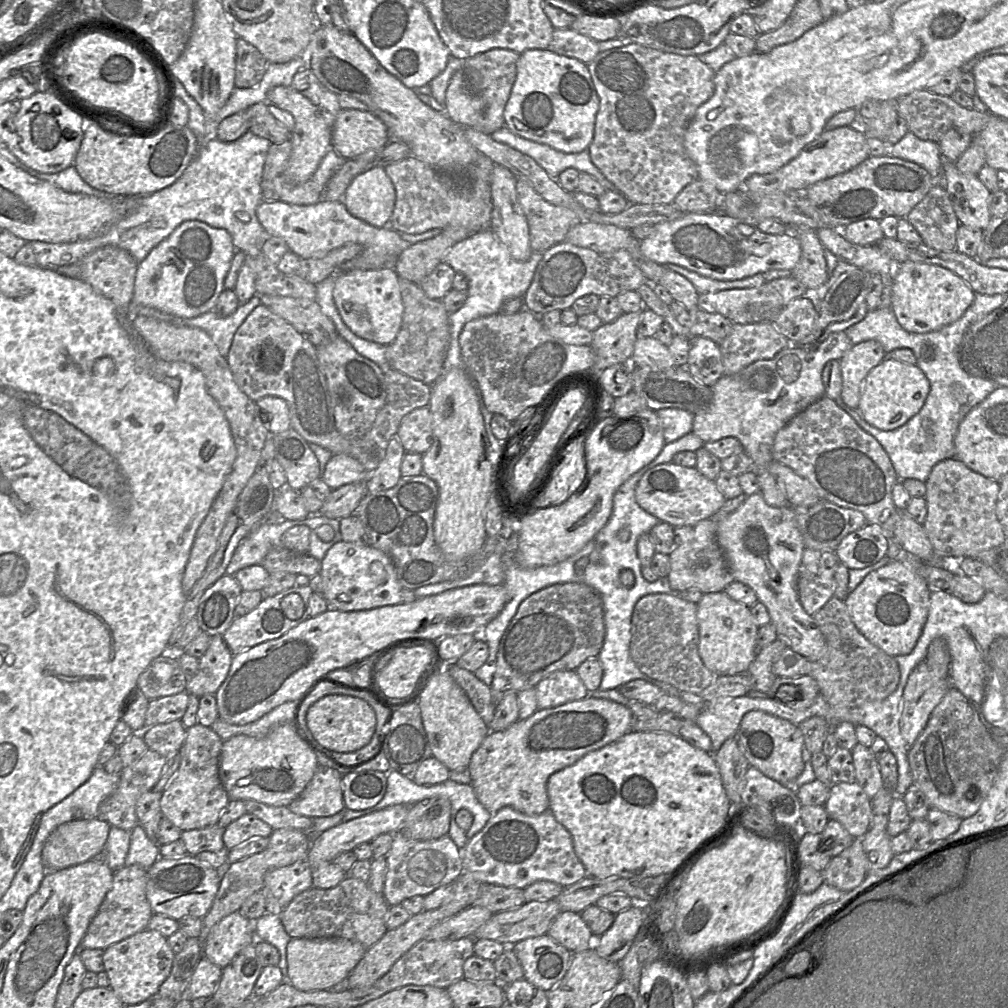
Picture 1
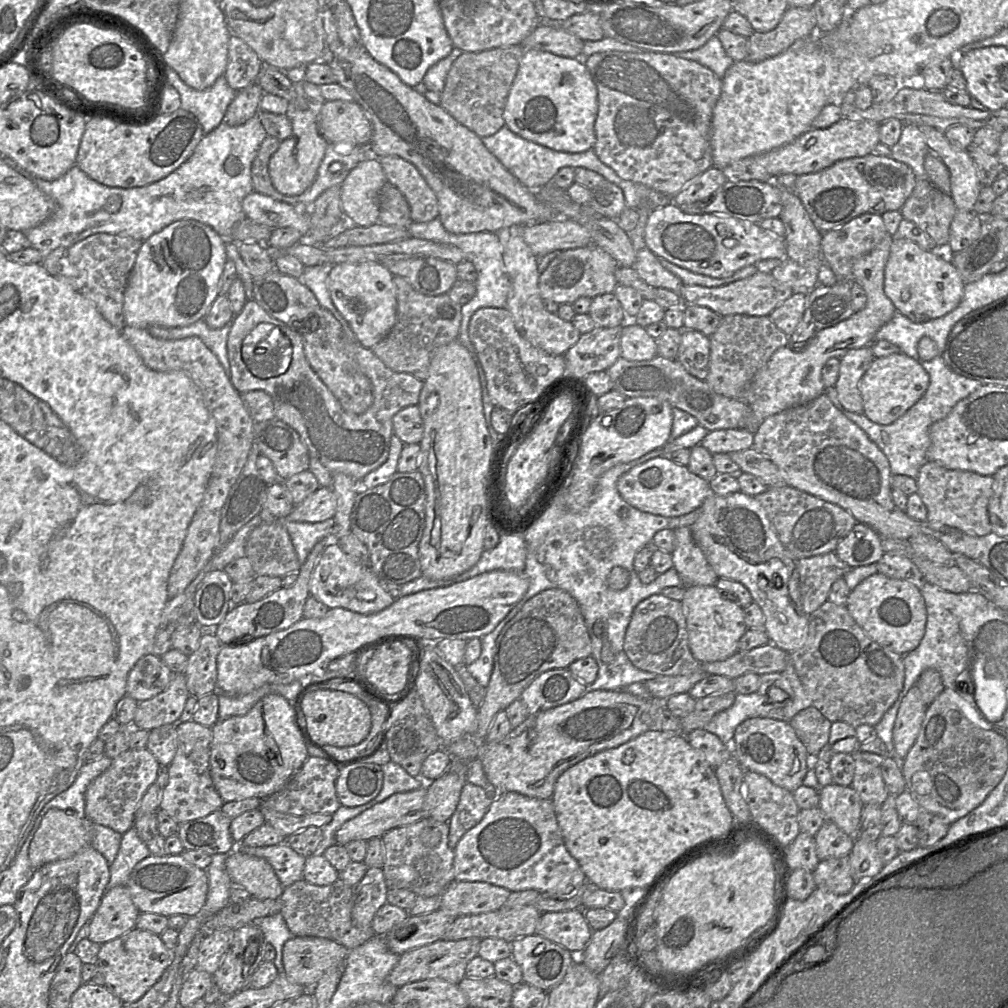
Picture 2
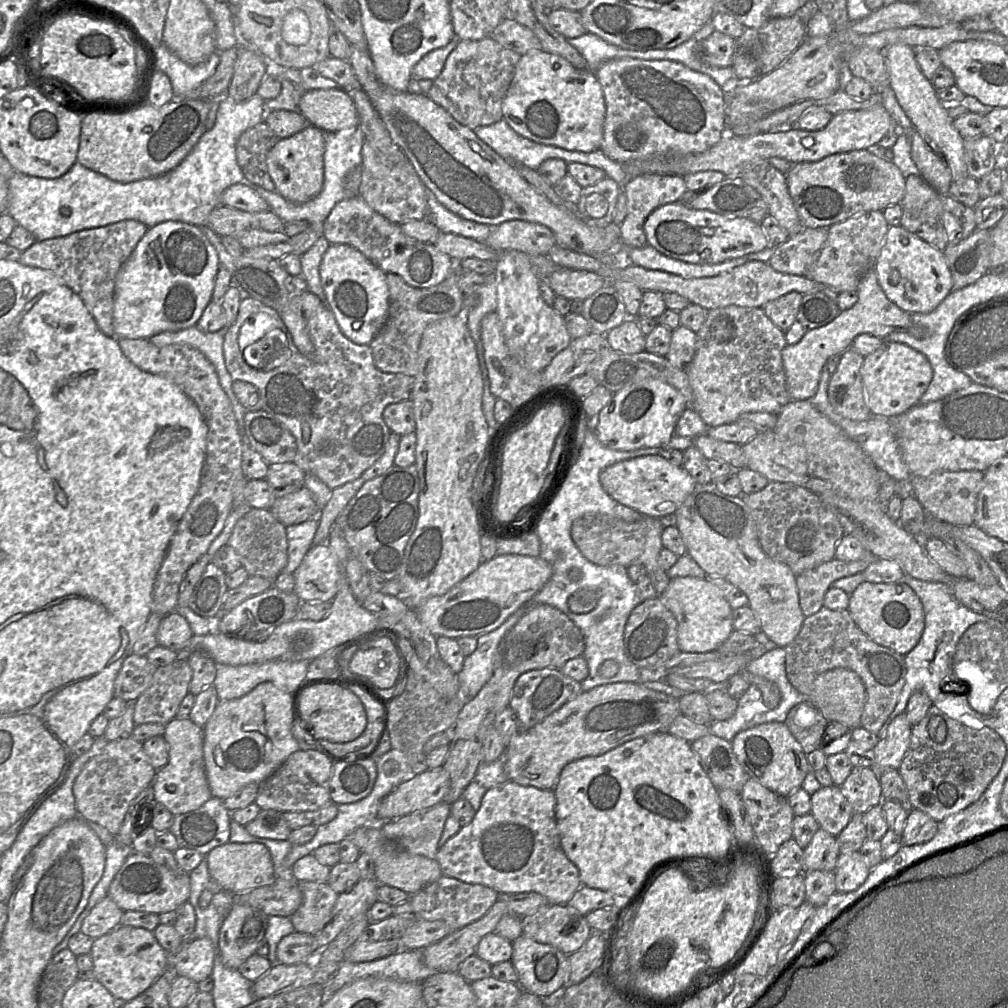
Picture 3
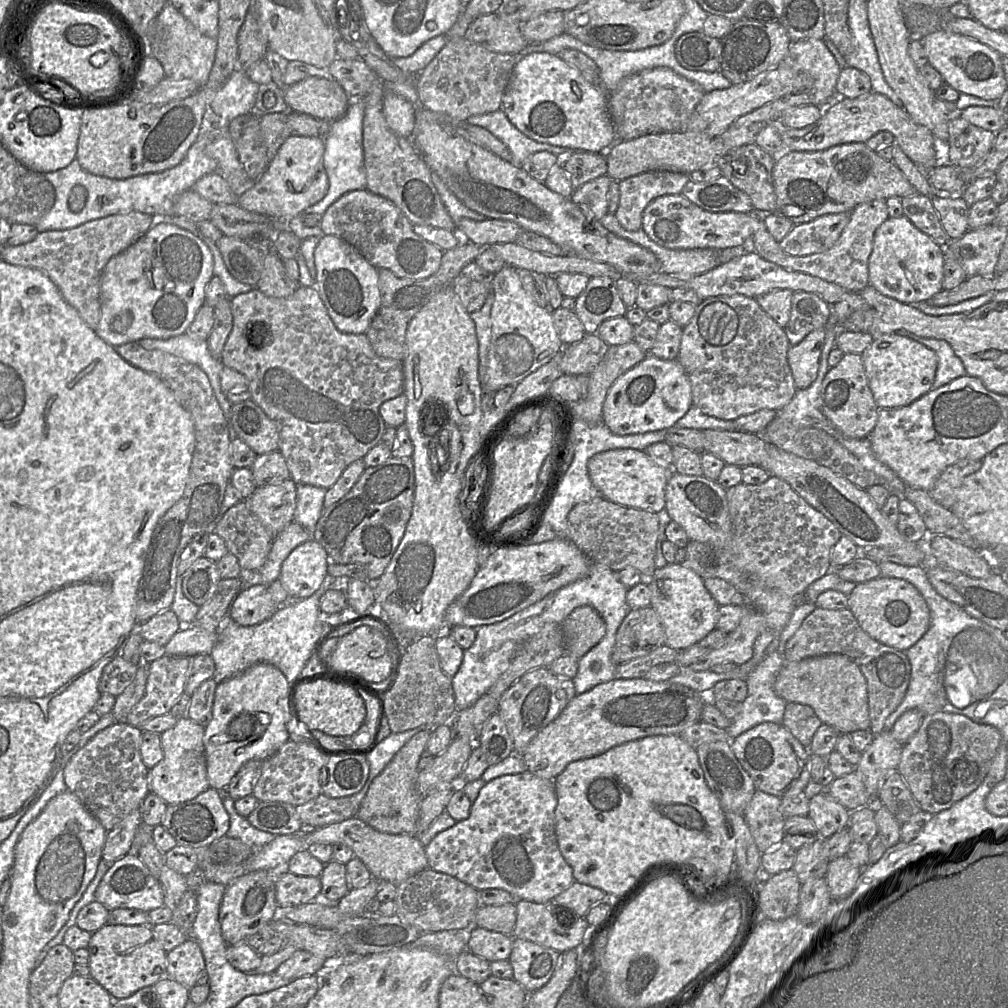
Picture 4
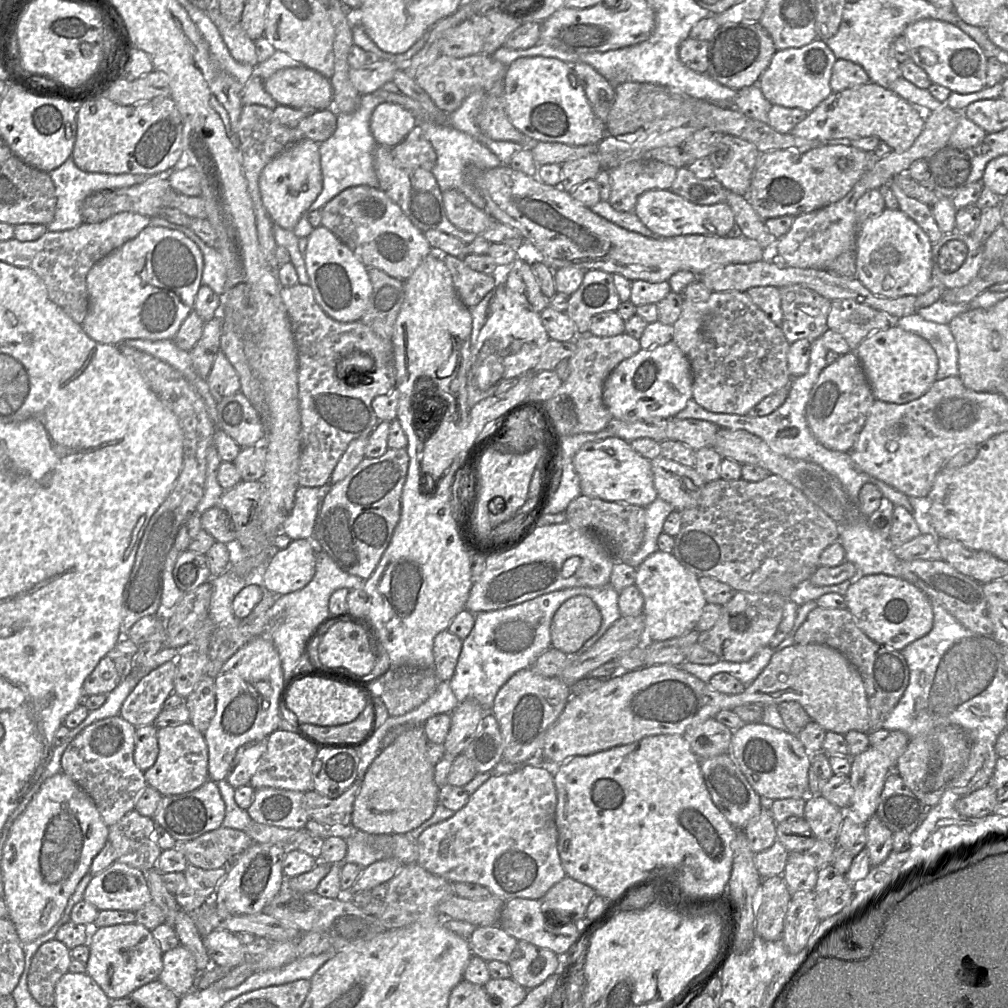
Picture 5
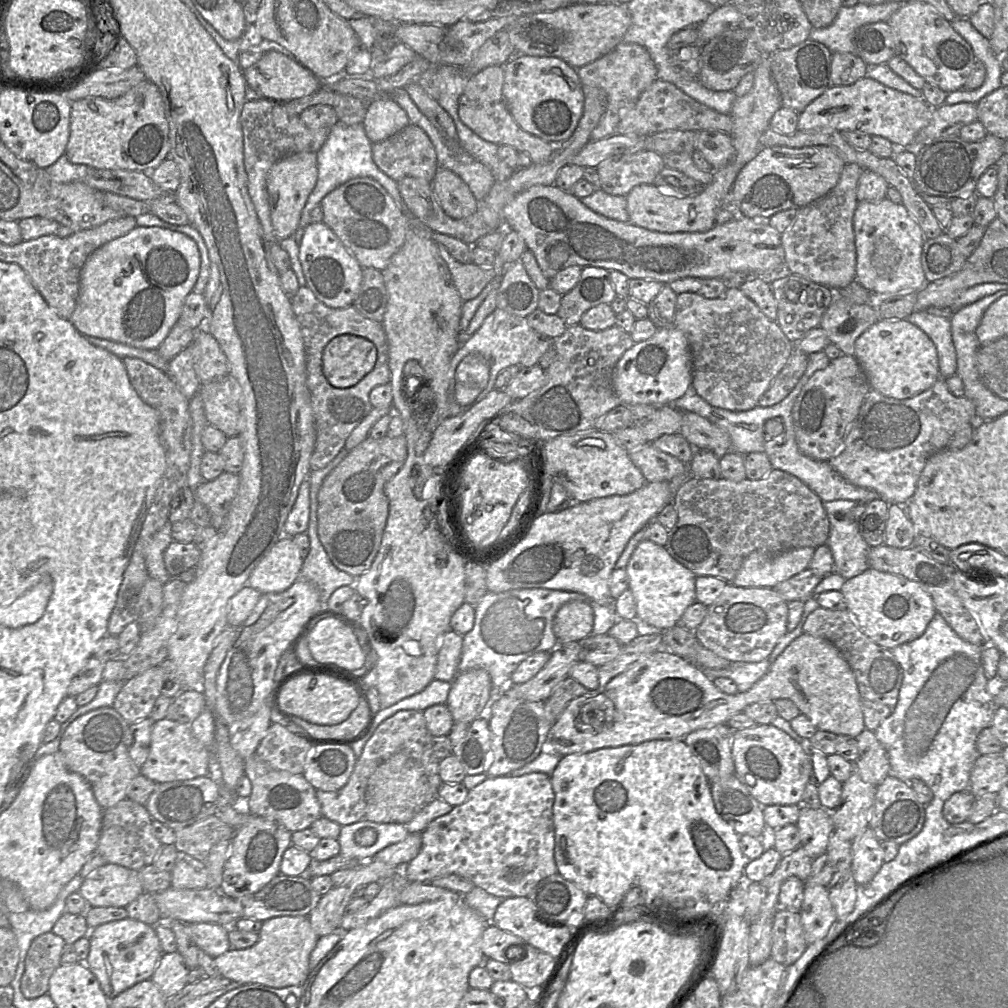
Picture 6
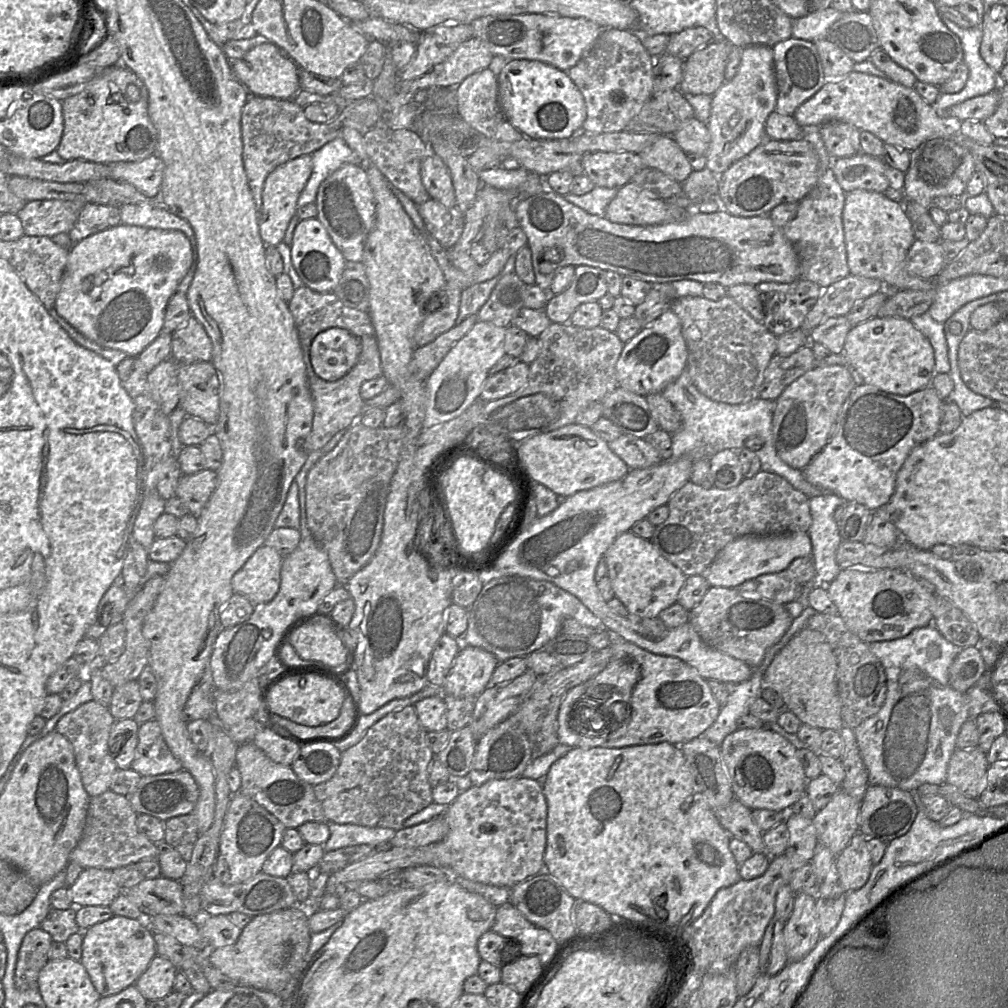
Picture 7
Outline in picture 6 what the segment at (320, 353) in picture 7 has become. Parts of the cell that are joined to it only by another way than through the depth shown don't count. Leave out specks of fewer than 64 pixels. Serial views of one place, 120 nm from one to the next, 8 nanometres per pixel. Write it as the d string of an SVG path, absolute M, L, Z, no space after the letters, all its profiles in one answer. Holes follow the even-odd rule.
M342 334L334 337L322 353L322 370L335 388L356 385L375 366L377 351L374 344L362 337Z

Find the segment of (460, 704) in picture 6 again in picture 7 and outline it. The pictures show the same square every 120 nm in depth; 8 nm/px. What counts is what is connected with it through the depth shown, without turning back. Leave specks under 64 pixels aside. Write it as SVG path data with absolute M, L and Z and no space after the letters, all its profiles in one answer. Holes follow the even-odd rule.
M462 646L443 684L445 694L456 698L478 697L489 686L498 664L488 651Z

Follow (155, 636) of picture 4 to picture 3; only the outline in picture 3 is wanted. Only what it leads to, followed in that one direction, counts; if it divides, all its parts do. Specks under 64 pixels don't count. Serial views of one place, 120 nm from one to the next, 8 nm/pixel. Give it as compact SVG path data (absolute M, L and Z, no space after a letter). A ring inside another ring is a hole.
M177 611L163 616L157 630L158 645L183 653L193 636L187 620Z

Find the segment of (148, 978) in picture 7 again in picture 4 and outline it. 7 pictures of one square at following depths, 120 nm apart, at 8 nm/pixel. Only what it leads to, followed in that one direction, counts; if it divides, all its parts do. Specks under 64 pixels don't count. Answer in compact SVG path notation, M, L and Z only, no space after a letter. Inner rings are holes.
M192 937L167 953L166 976L189 990L196 985L203 971L204 957L199 944Z

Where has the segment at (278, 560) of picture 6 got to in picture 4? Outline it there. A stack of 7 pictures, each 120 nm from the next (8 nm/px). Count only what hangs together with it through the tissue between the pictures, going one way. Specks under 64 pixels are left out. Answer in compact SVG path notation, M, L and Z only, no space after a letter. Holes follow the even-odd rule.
M314 539L297 546L282 563L278 578L290 600L314 594L328 575L328 563L325 549Z

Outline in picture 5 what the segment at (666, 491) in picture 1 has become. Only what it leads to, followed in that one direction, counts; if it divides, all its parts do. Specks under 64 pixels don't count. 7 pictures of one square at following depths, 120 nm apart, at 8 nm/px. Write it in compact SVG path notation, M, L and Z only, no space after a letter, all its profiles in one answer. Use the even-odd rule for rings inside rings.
M609 437L585 443L574 456L573 465L580 479L581 495L647 507L658 497L650 461L638 454L630 442Z

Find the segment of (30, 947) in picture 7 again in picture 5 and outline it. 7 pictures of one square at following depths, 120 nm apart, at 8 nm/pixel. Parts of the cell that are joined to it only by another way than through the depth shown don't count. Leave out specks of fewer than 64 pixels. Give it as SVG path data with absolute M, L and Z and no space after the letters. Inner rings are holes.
M57 939L38 948L31 961L27 982L30 994L40 1006L54 1006L56 983L68 972L71 960L70 950Z

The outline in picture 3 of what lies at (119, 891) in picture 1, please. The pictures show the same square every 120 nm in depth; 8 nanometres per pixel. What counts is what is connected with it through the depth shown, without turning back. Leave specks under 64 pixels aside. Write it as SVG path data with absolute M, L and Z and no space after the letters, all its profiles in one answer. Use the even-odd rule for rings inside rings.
M105 897L84 919L80 931L93 939L103 936L120 925L123 912L110 897Z

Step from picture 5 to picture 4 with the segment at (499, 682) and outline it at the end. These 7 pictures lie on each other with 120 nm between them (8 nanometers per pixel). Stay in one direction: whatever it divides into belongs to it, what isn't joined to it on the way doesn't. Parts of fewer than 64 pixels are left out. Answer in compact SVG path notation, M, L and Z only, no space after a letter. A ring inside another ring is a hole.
M590 564L587 576L549 593L540 601L524 608L511 617L489 625L476 627L476 639L470 648L464 650L462 663L452 677L455 706L462 711L472 706L498 680L509 666L517 647L537 634L547 623L561 623L575 608L583 605L593 607L602 616L606 624L604 637L581 658L578 659L578 671L572 679L577 694L589 691L596 685L615 679L616 664L612 660L616 633L629 611L626 602L628 588L621 583L617 572L606 566ZM599 661L601 670L593 672L591 665Z

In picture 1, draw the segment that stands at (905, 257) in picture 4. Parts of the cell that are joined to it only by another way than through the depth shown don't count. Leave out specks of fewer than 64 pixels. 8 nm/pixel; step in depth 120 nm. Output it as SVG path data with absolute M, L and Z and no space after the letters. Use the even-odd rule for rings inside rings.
M906 261L895 264L891 309L901 327L911 333L928 333L957 321L975 298L970 286L953 271L935 264Z

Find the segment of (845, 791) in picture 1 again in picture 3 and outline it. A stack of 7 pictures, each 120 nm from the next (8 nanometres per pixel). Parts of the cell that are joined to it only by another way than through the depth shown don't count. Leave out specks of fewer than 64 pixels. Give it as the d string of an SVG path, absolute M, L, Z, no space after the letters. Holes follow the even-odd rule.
M820 787L811 796L811 812L819 828L837 837L851 820L854 811L839 787Z

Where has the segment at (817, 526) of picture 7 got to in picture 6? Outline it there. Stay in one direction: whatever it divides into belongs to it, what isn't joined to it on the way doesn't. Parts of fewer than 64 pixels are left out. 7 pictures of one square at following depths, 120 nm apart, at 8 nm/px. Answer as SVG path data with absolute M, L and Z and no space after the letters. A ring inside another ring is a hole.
M852 500L823 502L830 523L830 532L826 545L830 548L834 559L834 572L822 577L821 582L814 589L812 597L816 597L826 591L840 591L847 579L861 574L870 567L867 559L870 546L865 542L858 531L858 520L848 517L848 513L854 504L855 501Z

